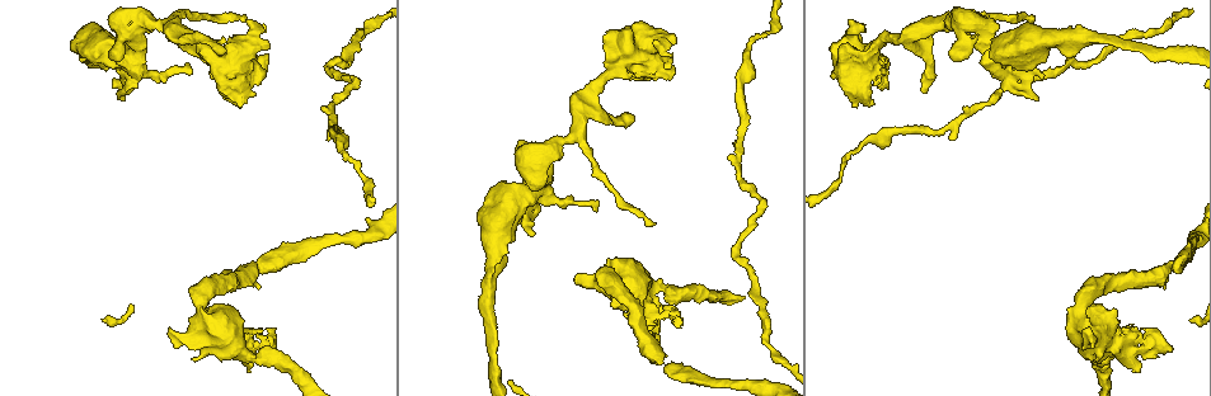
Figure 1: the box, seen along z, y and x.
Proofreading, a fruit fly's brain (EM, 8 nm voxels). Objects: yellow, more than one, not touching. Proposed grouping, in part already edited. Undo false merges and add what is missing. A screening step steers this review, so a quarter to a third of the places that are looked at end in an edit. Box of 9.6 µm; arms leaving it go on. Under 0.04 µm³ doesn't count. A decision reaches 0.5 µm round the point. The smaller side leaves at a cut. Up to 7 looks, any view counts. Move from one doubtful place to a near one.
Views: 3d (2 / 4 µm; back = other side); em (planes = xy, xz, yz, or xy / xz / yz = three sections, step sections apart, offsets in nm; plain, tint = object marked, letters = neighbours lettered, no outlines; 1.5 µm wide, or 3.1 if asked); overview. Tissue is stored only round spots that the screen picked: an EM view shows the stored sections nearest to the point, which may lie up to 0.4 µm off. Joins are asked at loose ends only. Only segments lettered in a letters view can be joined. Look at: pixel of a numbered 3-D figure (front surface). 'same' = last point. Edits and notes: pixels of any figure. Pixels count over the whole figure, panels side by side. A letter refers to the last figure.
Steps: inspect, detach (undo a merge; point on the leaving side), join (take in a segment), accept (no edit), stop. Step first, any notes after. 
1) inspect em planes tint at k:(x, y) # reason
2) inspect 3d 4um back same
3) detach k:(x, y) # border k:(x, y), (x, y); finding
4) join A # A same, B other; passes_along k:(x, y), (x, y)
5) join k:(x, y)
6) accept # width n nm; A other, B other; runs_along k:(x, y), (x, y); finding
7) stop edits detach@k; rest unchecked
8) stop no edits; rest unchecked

inspect 3d 2um at 1:(149, 21) # calibre changes

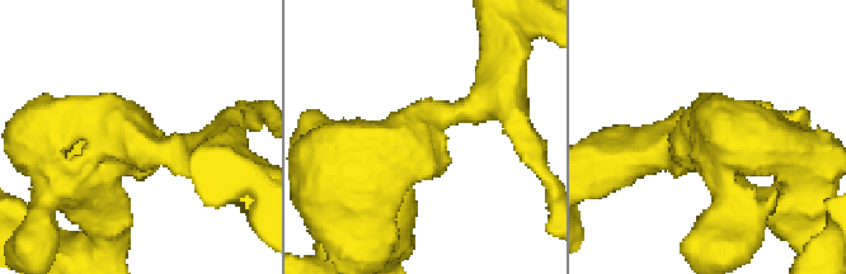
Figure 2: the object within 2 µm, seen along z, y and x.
inspect em xz step 8 tint at 2:(424, 126) # arms 4; now the EM

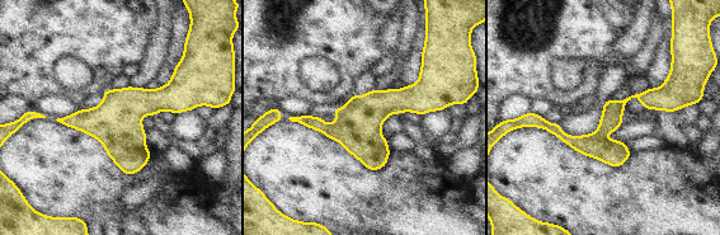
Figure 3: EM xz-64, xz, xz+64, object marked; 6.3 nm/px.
inspect em planes letters same

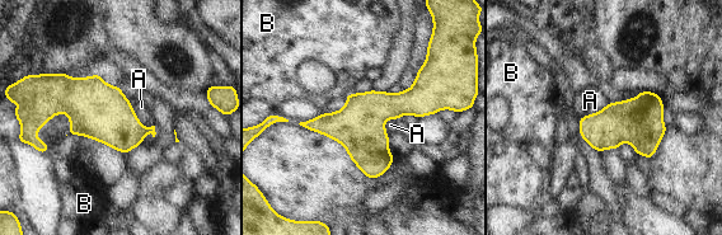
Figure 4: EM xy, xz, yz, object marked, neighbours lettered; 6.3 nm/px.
accept # A other, B other; border 4:(127, 100), (139, 121), (153, 126); continuous, no second neuron

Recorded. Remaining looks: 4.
inspect 3d 2um at 1:(121, 100) # branch stops here

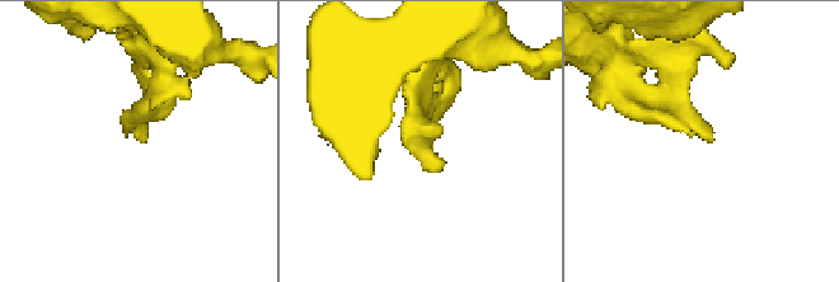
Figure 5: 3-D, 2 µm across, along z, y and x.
inspect em planes letters at 5:(144, 143) # shape alone is not enough

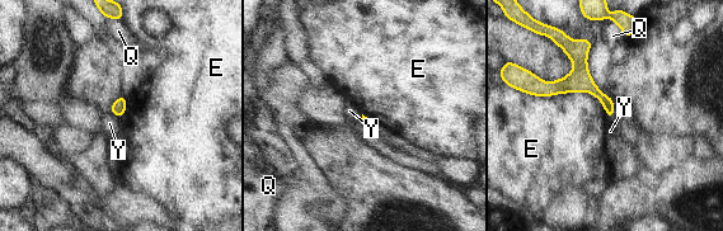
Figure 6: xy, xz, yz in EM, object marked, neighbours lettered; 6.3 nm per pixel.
accept # longest_contact E 600 nm; E other, Q other, Y other; runs_along 6:(582, 46), (581, 76), (610, 113); none of them fits

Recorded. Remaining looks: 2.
inspect em xz step 8 tint at 1:(666, 368)

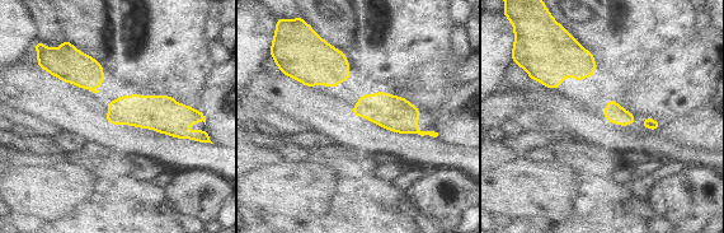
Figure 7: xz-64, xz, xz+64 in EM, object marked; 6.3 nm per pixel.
inspect em planes letters same # cut it another way

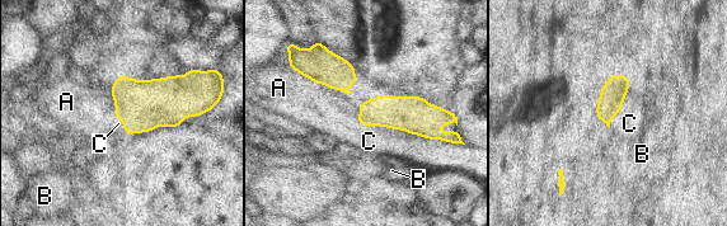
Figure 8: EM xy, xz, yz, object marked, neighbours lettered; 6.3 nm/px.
accept # A other, B other, C other; border 8:(109, 89), (115, 102), (116, 117); continuous, no second neuron

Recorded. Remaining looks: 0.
stop no edits; rest unchecked

